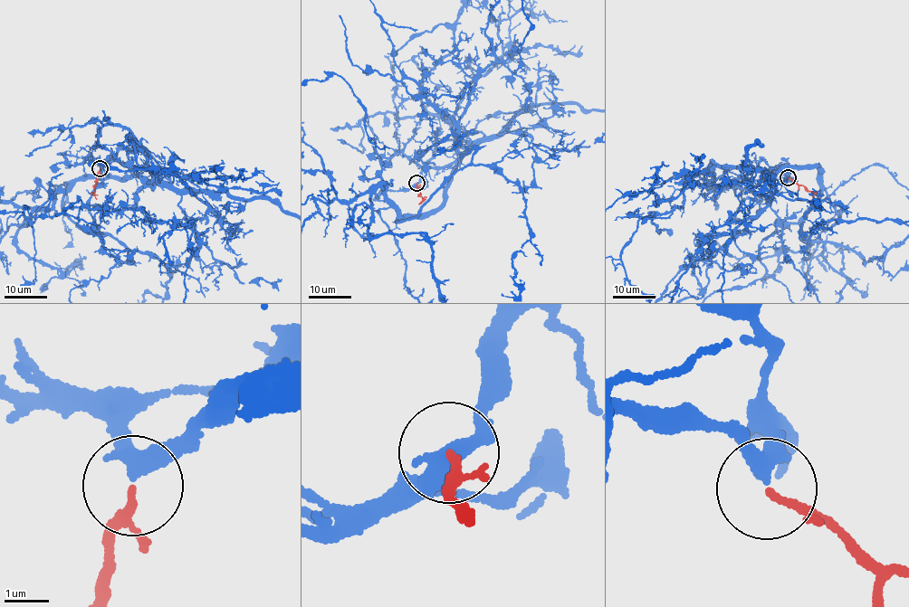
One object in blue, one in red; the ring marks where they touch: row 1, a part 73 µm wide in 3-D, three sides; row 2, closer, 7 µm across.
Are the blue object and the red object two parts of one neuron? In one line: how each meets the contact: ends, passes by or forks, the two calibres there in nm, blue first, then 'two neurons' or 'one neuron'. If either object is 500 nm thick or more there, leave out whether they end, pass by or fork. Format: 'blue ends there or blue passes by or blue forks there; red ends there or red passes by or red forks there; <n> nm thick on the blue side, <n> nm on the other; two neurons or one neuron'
blue passes by; red passes by; 360 nm thick on the blue side, 110 nm on the other; one neuron

